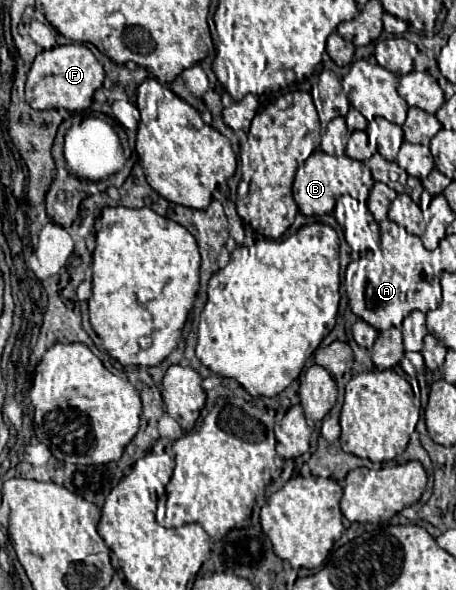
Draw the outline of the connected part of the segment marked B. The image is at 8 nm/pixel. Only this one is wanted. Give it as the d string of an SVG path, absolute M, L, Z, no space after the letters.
M315 151L297 171L295 181L293 181L293 199L299 207L299 211L307 217L315 217L315 215L325 215L331 213L335 207L335 201L339 197L339 179L355 179L355 189L361 187L361 163L339 163L339 157L329 157L323 151Z

